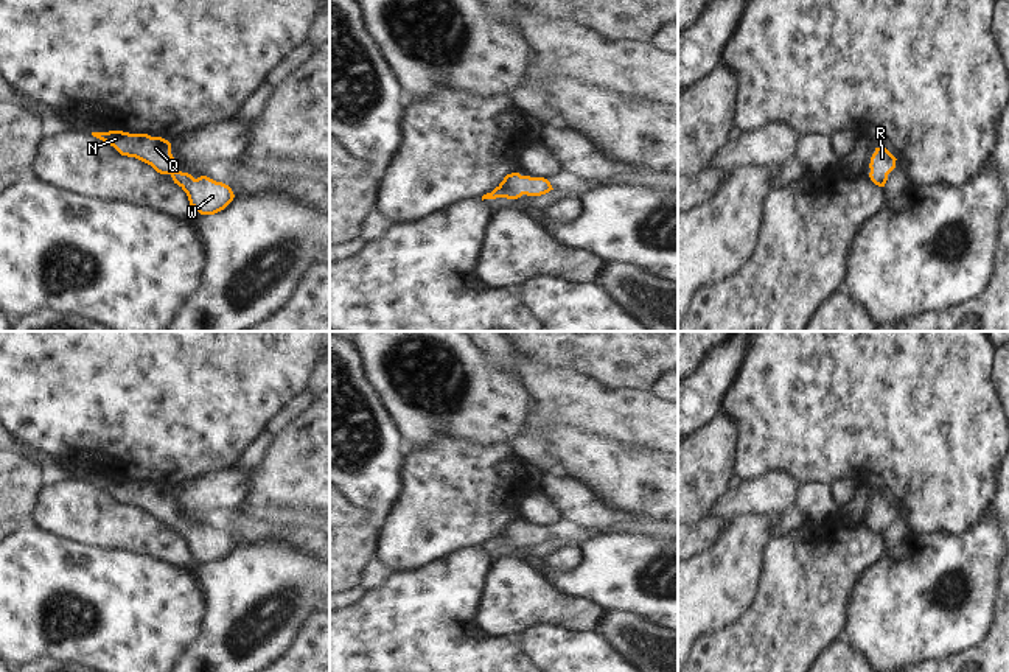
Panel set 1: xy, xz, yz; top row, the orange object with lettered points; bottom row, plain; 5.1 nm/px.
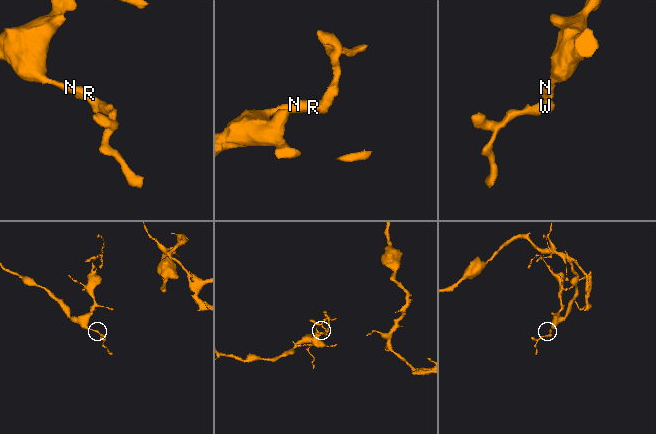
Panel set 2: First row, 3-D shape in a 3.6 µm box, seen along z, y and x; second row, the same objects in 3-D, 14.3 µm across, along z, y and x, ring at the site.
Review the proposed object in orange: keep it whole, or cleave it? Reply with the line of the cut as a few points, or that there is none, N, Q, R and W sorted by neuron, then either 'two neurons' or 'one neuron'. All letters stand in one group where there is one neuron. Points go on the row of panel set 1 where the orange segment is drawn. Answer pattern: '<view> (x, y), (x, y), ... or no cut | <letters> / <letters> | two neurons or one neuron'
no cut | N Q R W | one neuron

